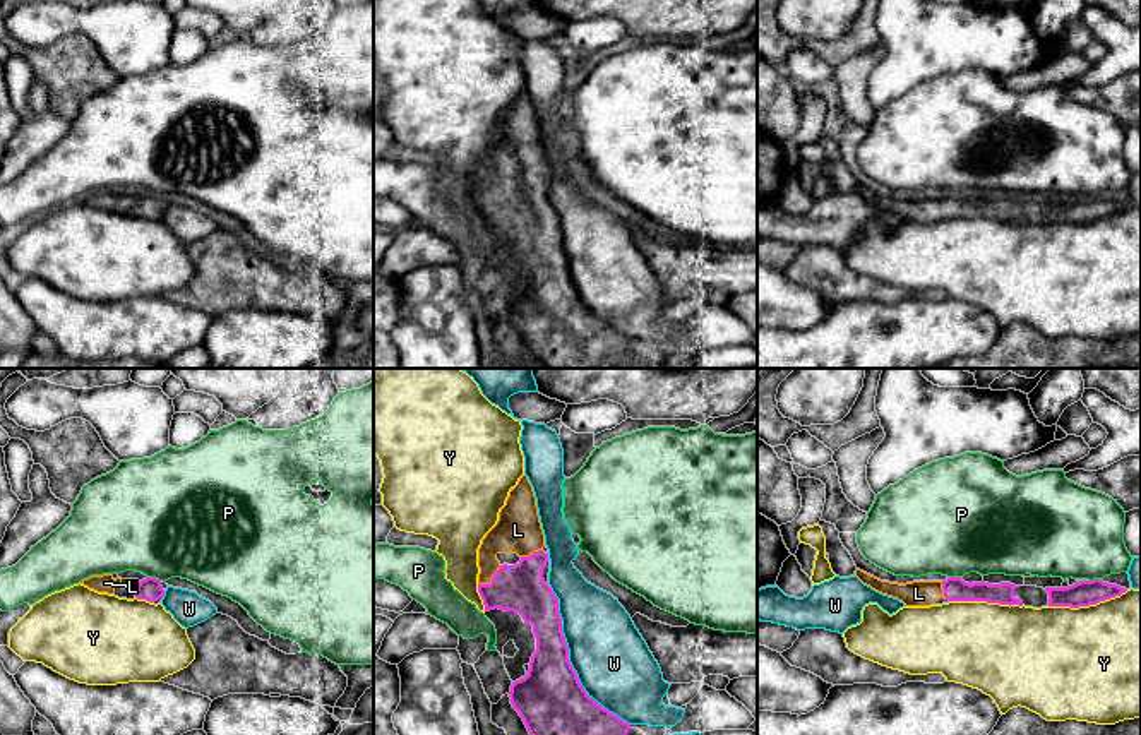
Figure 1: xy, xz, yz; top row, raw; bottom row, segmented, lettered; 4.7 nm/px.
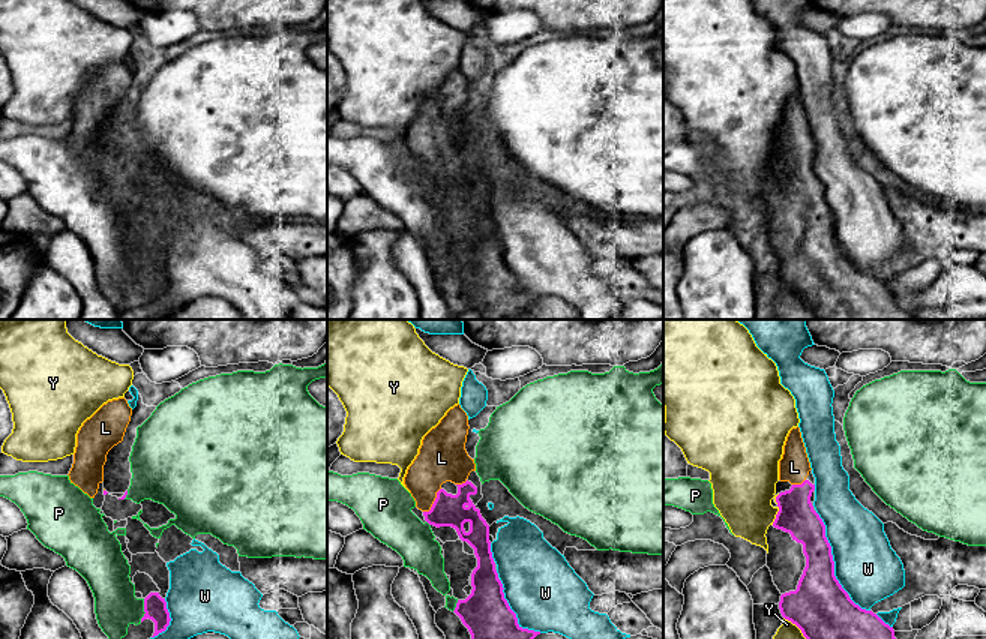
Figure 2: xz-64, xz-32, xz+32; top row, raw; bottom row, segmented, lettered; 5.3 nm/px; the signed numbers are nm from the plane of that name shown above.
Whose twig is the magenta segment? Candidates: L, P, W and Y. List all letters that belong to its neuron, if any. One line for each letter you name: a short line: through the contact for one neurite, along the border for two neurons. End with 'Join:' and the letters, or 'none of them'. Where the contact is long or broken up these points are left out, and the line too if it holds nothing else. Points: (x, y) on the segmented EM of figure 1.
L: line xz (519, 588), (499, 586), (492, 579), (492, 554), (514, 531)
Join: L

